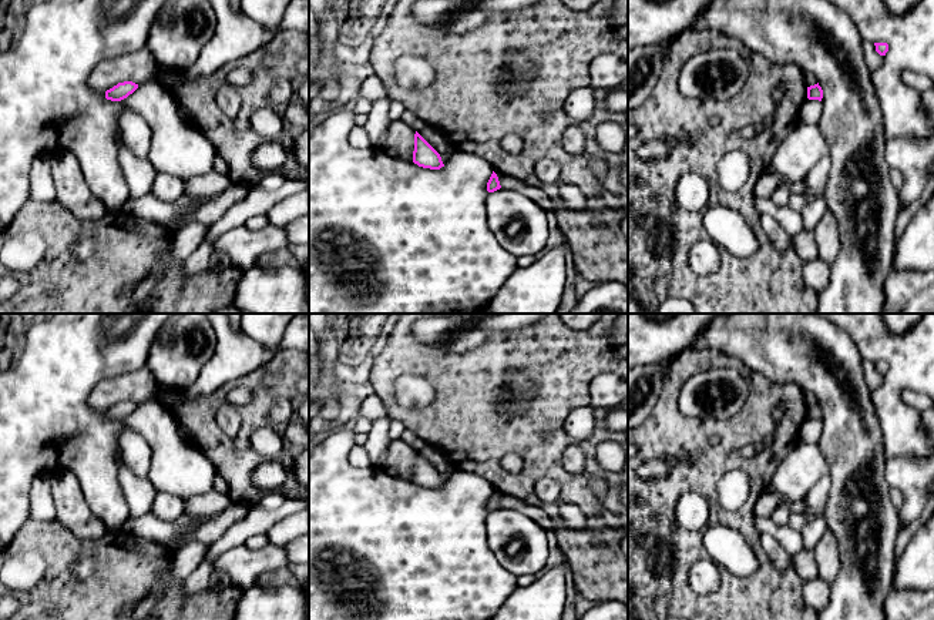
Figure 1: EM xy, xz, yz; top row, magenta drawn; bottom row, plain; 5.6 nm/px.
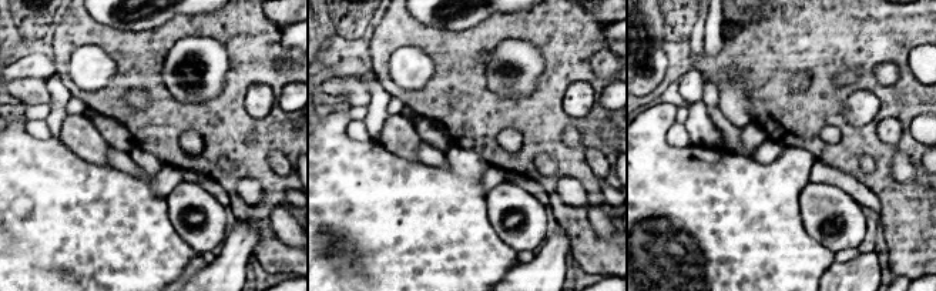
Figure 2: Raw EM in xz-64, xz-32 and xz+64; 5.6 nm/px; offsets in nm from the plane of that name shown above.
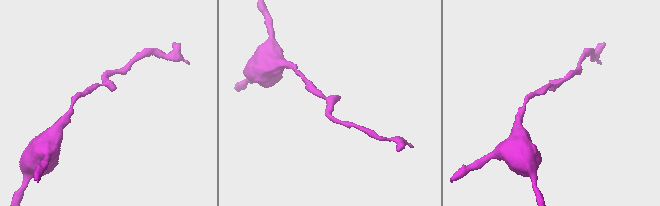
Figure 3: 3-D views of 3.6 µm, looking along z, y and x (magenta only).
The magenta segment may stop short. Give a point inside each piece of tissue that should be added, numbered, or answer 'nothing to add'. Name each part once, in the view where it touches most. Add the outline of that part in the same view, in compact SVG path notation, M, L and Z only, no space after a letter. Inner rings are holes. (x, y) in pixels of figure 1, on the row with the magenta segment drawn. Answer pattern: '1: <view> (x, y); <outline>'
nothing to add

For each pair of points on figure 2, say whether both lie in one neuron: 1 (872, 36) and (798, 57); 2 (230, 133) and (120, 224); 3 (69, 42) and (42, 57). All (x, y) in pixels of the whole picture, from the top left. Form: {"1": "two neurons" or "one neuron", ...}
{"1": "one neuron", "2": "two neurons", "3": "two neurons"}

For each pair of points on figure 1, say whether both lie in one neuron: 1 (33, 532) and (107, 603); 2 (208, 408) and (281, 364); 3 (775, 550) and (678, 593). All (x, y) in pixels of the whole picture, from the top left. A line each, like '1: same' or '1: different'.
1: same
2: same
3: different

